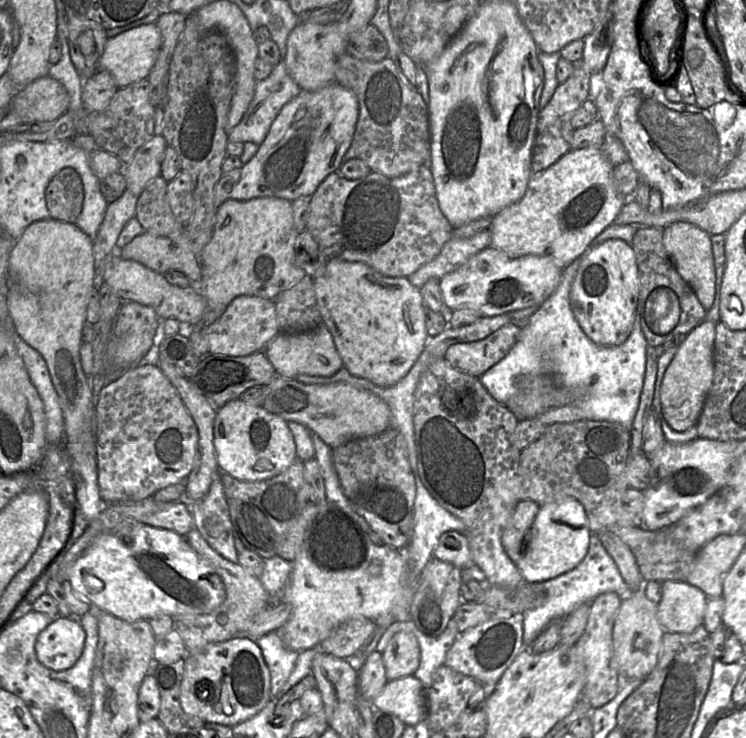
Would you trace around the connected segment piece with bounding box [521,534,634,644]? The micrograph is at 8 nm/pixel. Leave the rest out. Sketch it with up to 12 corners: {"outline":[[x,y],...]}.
{"outline":[[596,534],[575,568],[531,584],[521,614],[524,644],[603,593],[634,594]]}

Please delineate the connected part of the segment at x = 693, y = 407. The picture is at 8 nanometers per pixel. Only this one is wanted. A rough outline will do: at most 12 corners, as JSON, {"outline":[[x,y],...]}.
{"outline":[[715,323],[684,338],[661,388],[671,428],[697,425],[714,378]]}

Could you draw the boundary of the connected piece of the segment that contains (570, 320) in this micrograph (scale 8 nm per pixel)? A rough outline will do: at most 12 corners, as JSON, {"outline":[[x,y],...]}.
{"outline":[[562,271],[505,358],[479,377],[518,419],[570,403],[631,430],[647,341],[581,329]]}

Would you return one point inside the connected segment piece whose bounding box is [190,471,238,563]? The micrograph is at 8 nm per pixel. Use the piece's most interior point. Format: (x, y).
(211, 517)

